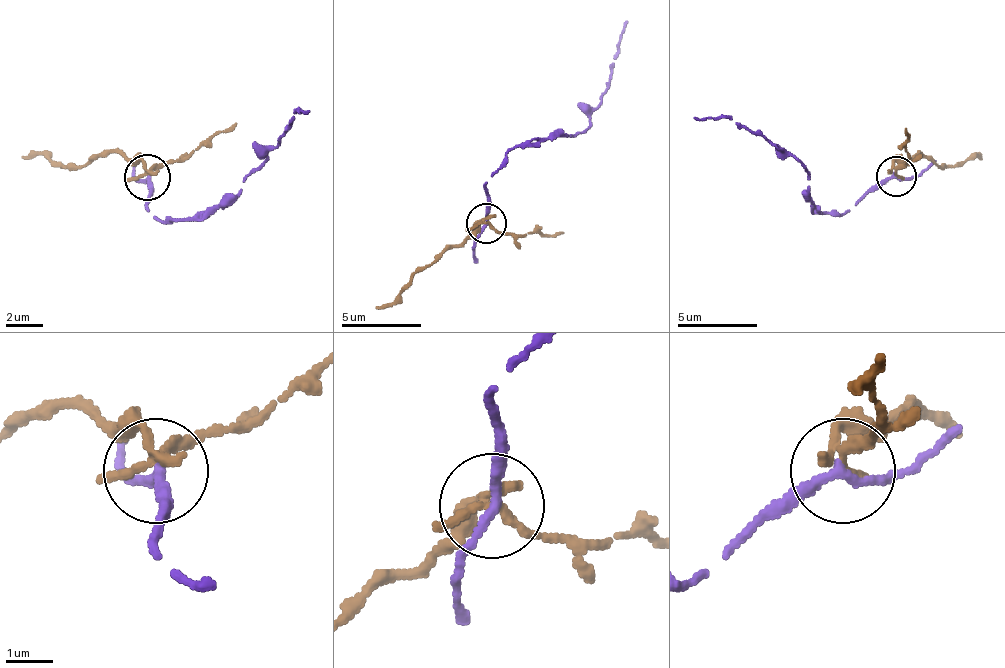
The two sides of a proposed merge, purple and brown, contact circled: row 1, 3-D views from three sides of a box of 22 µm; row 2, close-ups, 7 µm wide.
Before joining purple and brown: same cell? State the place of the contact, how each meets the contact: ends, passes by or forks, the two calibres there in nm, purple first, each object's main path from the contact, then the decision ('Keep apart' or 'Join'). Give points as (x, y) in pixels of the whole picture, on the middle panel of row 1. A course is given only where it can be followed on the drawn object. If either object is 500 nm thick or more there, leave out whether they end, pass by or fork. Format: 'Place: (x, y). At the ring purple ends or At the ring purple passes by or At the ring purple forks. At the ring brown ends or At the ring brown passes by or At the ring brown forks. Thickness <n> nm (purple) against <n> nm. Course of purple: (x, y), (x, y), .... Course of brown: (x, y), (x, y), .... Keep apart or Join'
Place: (486, 223). At the ring purple passes by. At the ring brown forks. Thickness 200 nm (purple) against 180 nm. Course of purple: (487, 222), (487, 182), (511, 150), (579, 134), (591, 122), (619, 58), (627, 22). Course of brown: (487, 222), (459, 246), (439, 254), (391, 302), (375, 310). Keep apart

